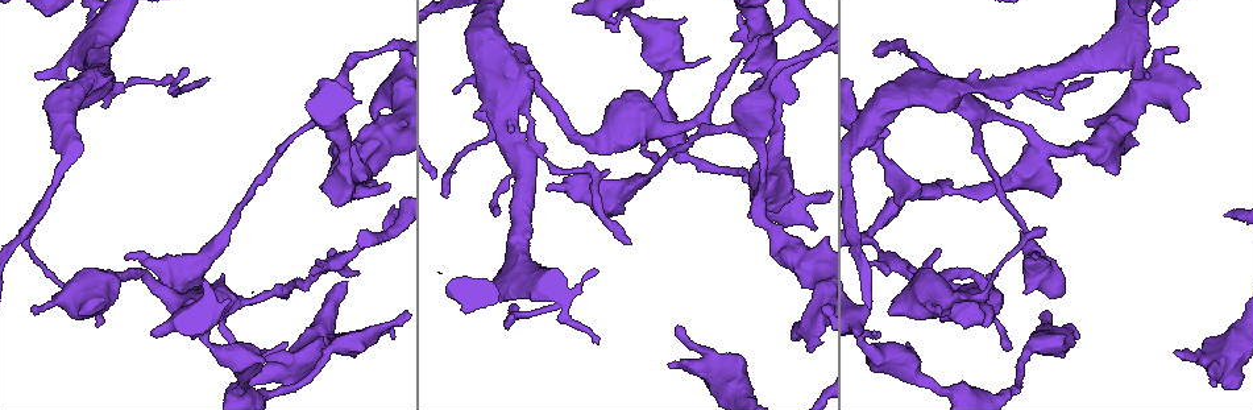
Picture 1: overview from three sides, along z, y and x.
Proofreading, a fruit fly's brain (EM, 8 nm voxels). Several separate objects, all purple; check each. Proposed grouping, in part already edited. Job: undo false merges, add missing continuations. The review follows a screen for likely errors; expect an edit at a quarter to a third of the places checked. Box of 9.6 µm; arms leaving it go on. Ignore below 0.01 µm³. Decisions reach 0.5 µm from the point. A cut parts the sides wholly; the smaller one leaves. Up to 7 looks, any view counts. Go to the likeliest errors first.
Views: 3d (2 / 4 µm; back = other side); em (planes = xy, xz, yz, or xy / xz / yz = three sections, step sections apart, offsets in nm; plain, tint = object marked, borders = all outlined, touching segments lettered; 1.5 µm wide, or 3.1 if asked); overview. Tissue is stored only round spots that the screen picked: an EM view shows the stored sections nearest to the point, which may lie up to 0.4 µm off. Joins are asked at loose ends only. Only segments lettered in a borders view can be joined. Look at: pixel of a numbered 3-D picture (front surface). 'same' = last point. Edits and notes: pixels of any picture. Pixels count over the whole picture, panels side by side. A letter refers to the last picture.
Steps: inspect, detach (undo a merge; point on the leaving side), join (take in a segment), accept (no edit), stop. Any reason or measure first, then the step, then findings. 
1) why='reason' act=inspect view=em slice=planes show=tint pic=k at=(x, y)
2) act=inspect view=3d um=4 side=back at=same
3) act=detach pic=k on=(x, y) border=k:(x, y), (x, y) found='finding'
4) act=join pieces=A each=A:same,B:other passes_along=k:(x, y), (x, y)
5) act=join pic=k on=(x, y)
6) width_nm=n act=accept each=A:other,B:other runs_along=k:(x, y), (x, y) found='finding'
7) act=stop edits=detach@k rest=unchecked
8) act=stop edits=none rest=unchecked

why='stops while still wide' act=inspect view=3d um=2 pic=1 at=(1213, 385)

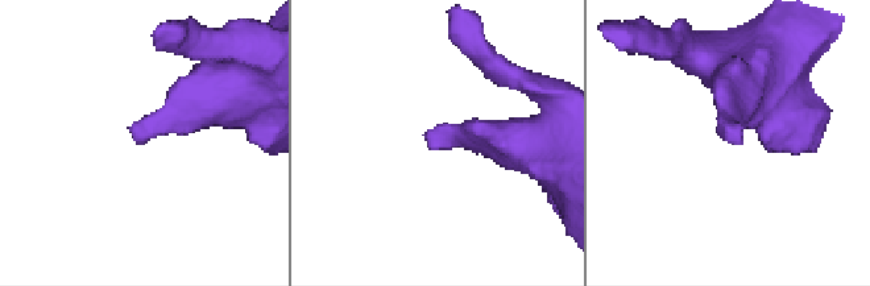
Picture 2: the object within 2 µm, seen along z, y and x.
why='now the EM' act=inspect view=em slice=xy step=4 show=borders pic=2 at=(431, 147)

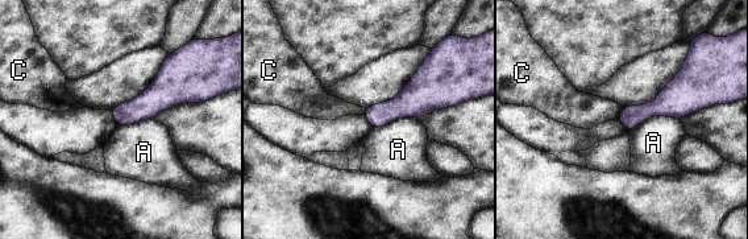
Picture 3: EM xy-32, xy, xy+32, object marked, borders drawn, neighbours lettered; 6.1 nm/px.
act=inspect view=em slice=planes show=borders at=same

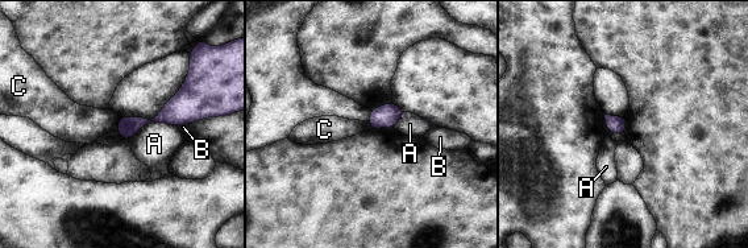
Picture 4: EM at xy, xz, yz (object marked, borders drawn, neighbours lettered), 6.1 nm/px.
act=accept each=A:other,B:other,C:other found='no lettered segment goes on from it'

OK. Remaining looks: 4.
why='free end' act=inspect view=3d um=2 pic=1 at=(1149, 73)

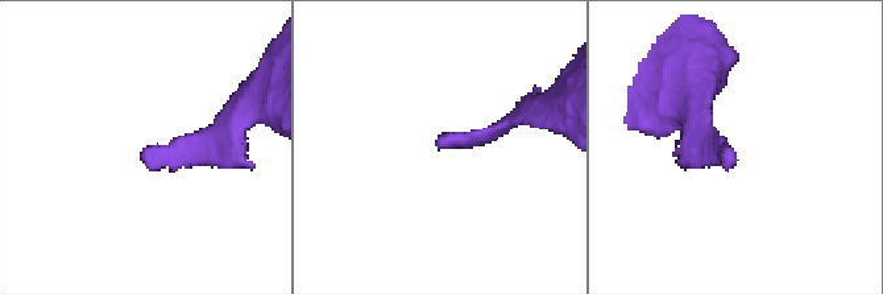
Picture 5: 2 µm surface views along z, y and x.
act=inspect view=em slice=planes show=borders pic=5 at=(142, 157)

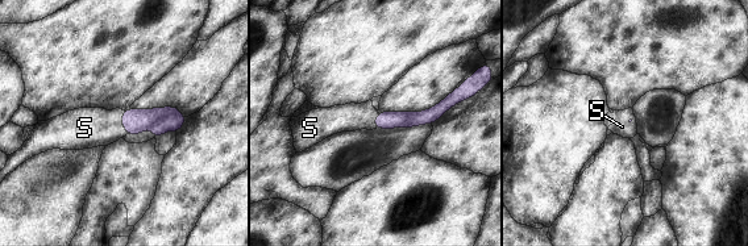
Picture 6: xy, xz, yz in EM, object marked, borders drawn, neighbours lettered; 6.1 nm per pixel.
act=join pieces=S each=S:same found='the cell continues'

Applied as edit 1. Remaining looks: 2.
act=stop edits=join@6 rest=unchecked

